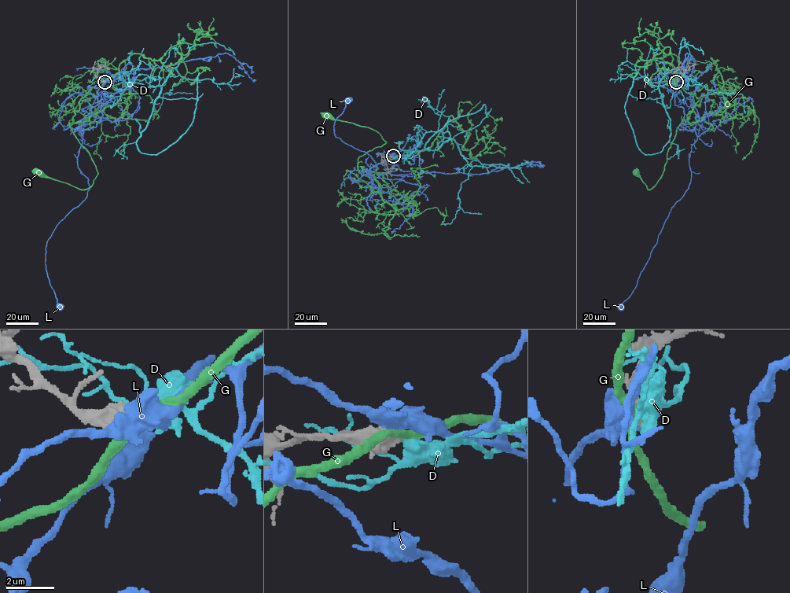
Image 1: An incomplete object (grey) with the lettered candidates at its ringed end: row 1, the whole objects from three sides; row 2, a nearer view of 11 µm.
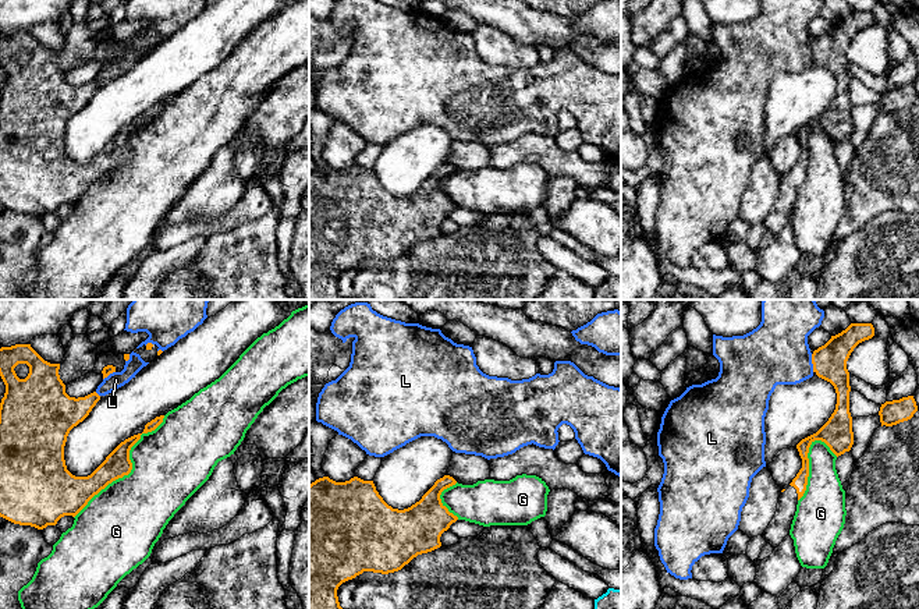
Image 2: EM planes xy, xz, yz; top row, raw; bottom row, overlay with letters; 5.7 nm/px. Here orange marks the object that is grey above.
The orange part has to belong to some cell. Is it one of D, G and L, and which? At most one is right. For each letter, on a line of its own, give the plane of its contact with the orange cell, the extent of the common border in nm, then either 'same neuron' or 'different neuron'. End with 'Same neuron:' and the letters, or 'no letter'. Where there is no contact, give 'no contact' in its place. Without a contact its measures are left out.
D: no contact | different neuron
G: xy | 800 nm | different neuron
L: yz | 110 nm | different neuron
Same neuron: no letter

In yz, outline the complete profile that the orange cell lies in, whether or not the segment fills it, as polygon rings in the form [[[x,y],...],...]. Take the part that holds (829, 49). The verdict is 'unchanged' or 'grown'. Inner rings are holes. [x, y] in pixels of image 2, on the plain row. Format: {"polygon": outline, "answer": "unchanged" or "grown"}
{"polygon": [[[851,11],[841,21],[813,39],[813,60],[830,70],[837,81],[835,98],[828,109],[813,123],[802,127],[796,137],[802,146],[802,156],[788,176],[781,178],[777,199],[762,222],[767,231],[777,236],[790,223],[791,212],[796,199],[798,188],[803,184],[809,164],[809,135],[815,128],[824,130],[838,145],[849,139],[854,132],[852,105],[849,100],[849,60],[847,49],[854,36],[874,24],[872,11]]], "answer": "grown"}

